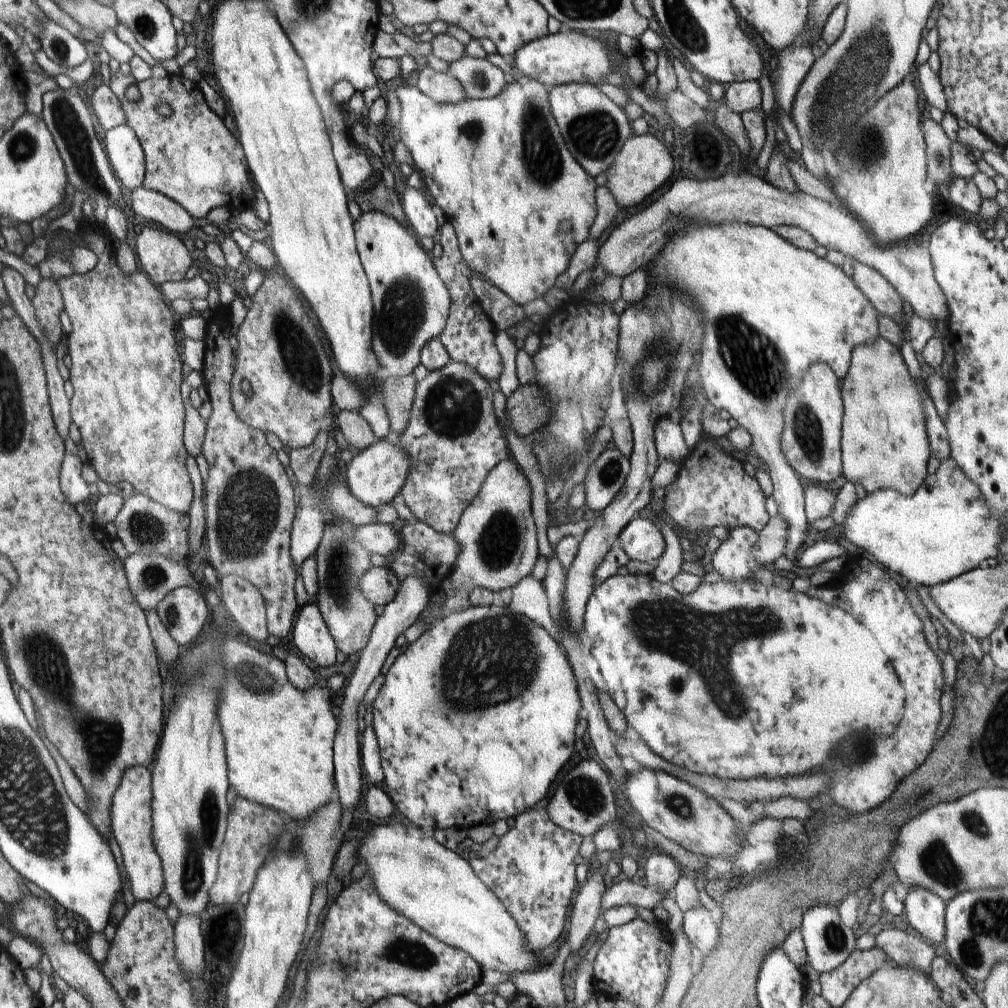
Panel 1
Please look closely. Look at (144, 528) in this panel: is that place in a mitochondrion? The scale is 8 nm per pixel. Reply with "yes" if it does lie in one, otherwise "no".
yes

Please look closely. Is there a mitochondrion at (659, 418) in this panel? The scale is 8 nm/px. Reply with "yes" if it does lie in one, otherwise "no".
no

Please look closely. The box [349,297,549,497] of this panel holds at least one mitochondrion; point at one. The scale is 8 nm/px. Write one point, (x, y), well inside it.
(453, 406)

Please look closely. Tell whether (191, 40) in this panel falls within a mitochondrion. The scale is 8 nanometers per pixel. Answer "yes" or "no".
no

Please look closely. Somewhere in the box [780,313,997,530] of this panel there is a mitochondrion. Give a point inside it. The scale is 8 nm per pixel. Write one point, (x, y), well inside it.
(808, 431)

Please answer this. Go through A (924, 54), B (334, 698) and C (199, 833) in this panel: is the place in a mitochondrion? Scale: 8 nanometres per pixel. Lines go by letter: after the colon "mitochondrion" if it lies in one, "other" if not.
A: other
B: other
C: mitochondrion

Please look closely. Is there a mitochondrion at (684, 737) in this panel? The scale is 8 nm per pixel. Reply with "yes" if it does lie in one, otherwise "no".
no

